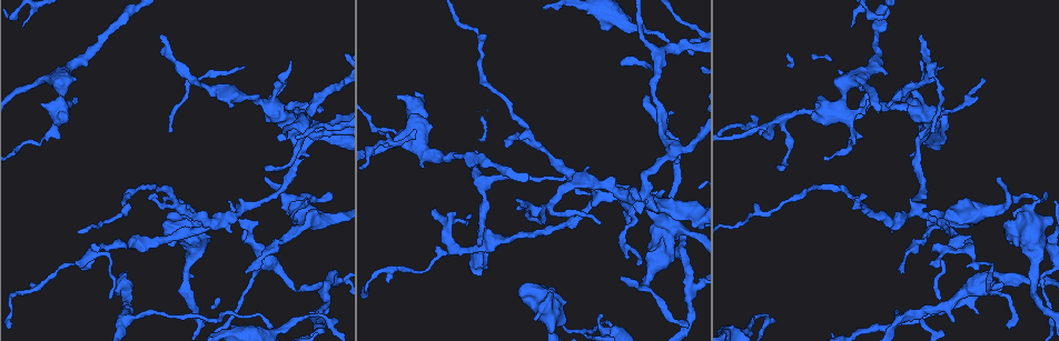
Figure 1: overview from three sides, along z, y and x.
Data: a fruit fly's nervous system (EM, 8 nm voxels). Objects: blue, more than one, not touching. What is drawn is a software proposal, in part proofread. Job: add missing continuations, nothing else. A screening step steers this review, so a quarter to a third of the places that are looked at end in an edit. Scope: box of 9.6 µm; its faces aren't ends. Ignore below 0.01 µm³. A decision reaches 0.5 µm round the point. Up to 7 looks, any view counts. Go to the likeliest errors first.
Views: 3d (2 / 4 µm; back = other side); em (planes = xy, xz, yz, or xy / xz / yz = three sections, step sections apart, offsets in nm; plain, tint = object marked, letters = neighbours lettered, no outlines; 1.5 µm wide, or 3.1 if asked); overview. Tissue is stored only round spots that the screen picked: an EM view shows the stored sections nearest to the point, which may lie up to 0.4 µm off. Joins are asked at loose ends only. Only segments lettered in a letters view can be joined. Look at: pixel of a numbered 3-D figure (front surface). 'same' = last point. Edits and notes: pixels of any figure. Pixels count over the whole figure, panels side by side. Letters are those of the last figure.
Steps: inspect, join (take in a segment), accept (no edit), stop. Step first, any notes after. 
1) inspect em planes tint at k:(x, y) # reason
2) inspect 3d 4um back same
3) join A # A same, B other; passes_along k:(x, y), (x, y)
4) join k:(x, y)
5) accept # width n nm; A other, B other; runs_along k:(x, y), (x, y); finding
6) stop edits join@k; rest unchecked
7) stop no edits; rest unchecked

inspect em planes plain at 1:(377, 131) # tapers out

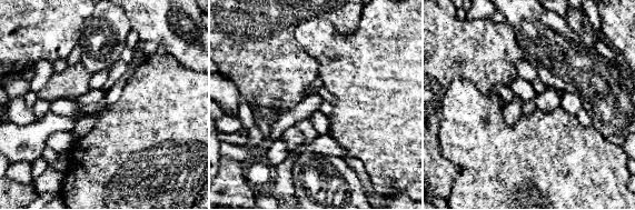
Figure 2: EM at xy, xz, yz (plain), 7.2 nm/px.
inspect em planes tint same

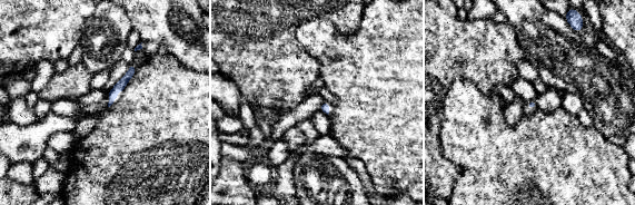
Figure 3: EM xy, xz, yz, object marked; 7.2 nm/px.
inspect em planes letters same

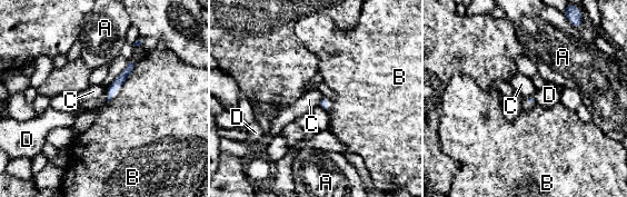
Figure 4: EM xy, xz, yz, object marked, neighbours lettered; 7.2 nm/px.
accept # A other, B other, C other, D other; runs_along 4:(131, 62), (111, 89), (110, 96); none of them fits

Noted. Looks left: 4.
inspect em planes letters at 1:(920, 35) # thin end

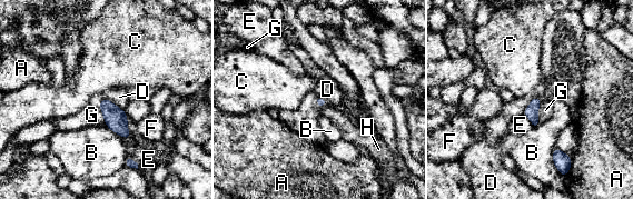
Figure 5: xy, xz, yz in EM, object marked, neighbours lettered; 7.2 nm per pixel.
accept # A other, B other, C other, D other, E other, F other, G other, H other; border 5:(537, 96), (523, 112); no lettered segment goes on from it

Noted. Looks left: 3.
inspect em planes letters at 1:(327, 310) # branch stops here

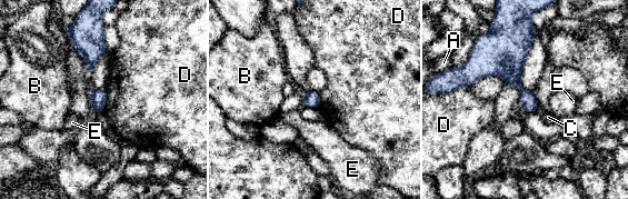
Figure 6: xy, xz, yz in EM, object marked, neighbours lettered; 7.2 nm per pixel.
accept # A other, B other, C other, D other, E other; border 6:(106, 90), (106, 102), (102, 111); none of them fits

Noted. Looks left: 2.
stop no edits; rest unchecked

